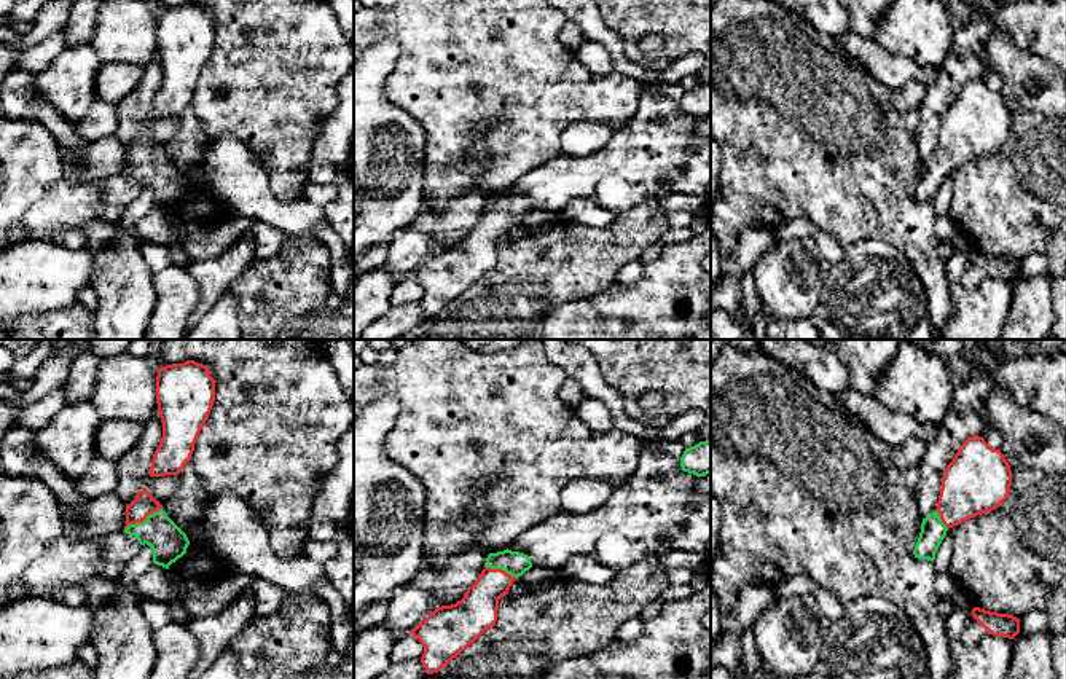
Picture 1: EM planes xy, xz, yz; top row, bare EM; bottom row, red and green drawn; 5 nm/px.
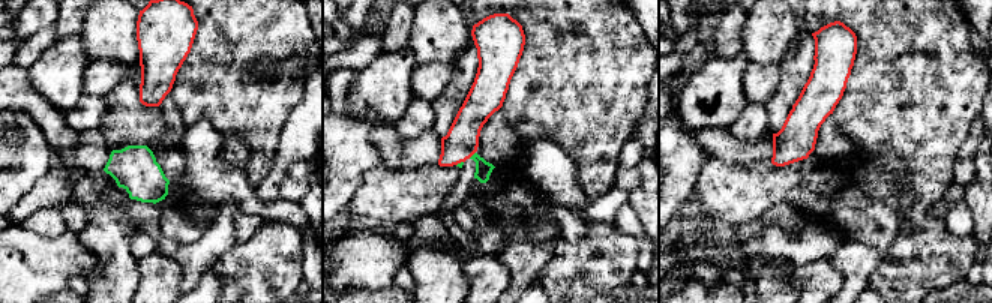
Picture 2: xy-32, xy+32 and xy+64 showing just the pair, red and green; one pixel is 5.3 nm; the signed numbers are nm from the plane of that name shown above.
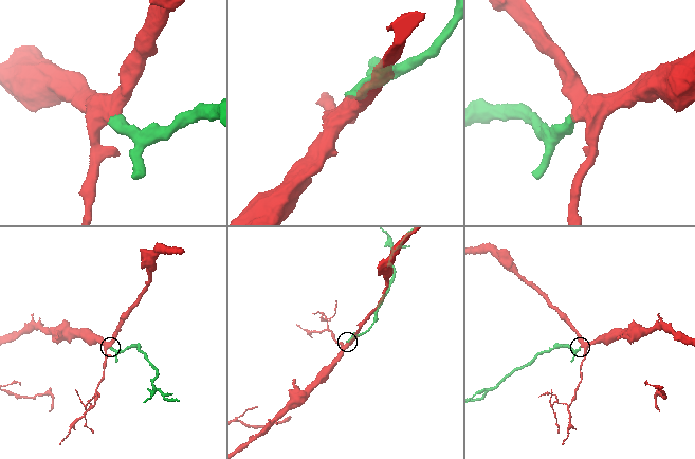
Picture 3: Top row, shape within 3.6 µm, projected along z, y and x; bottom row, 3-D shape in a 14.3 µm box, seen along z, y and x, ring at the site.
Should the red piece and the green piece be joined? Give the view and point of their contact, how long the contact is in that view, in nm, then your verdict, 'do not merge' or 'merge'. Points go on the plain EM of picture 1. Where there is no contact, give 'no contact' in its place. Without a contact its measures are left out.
meets red in xy at (142, 164); contact 220 nm long; merge

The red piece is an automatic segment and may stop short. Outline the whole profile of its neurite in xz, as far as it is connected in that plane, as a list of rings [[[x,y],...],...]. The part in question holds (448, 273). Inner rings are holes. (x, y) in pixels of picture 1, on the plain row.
[[[507,191],[489,196],[484,209],[460,244],[437,250],[410,274],[424,290],[421,306],[427,317],[438,316],[496,268],[499,242],[532,206],[527,198]]]

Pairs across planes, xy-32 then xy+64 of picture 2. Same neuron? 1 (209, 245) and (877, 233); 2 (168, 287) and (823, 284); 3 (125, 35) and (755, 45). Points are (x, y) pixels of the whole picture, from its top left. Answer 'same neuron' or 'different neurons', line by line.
1: different neurons
2: same neuron
3: same neuron

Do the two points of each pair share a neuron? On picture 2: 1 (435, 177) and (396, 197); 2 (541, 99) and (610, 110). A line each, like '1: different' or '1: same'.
1: same
2: same

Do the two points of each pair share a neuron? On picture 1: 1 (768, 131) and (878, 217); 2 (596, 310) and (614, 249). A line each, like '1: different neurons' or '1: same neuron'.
1: same neuron
2: different neurons

